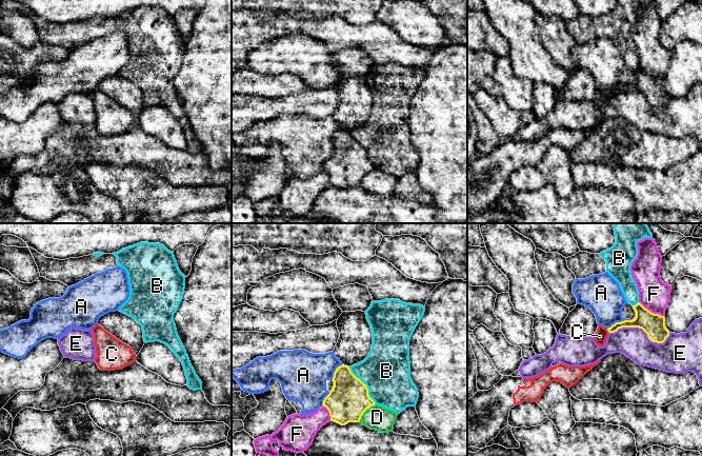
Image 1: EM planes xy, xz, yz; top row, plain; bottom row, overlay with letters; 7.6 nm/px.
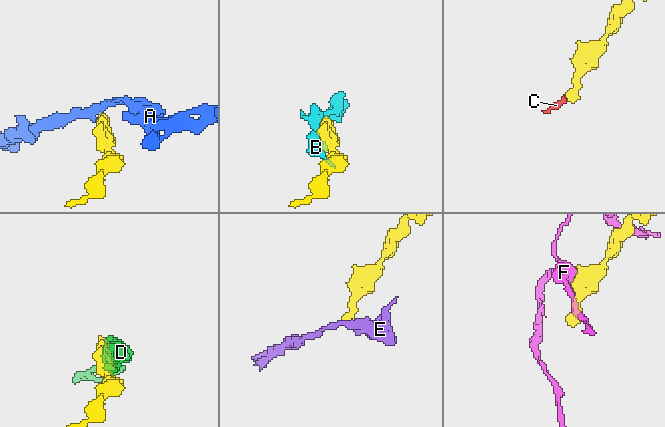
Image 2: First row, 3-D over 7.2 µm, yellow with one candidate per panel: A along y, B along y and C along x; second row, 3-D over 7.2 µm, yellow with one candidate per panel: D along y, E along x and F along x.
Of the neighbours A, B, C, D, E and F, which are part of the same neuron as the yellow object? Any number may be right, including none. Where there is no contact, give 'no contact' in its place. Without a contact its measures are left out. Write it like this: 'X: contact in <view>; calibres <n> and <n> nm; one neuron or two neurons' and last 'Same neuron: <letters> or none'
A: contact in yz; calibres 160 and 280 nm; two neurons
B: contact in xz; calibres 300 and 360 nm; two neurons
C: contact in yz; calibres 90 and 100 nm; one neuron
D: contact in xz; calibres 300 and 190 nm; two neurons
E: contact in yz; calibres 180 and 220 nm; two neurons
F: contact in yz; calibres 180 and 240 nm; two neurons
Same neuron: C

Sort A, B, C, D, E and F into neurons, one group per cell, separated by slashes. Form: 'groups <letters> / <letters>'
groups A / B / C / D / E / F

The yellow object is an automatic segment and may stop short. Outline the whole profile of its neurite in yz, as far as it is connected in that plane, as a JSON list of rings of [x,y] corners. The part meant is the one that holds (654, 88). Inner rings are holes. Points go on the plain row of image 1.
[[[640,66],[633,70],[636,81],[633,84],[624,84],[616,86],[610,92],[606,93],[598,90],[597,96],[594,99],[598,110],[604,111],[609,97],[615,97],[622,92],[639,92],[642,93],[650,105],[663,107],[669,100],[669,95],[665,91],[665,81],[659,78],[654,78],[645,73]]]

